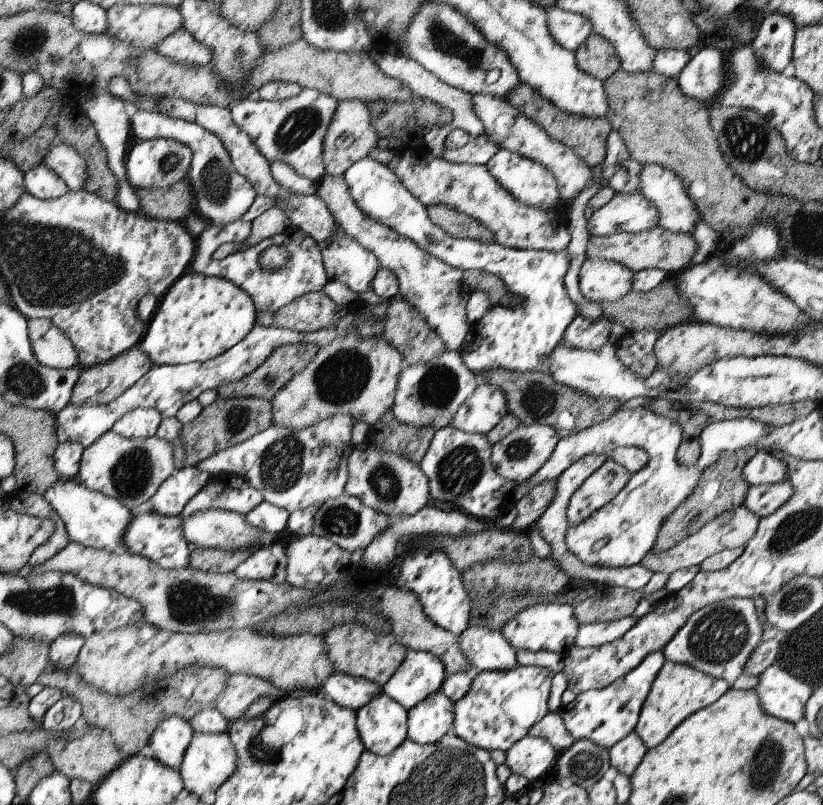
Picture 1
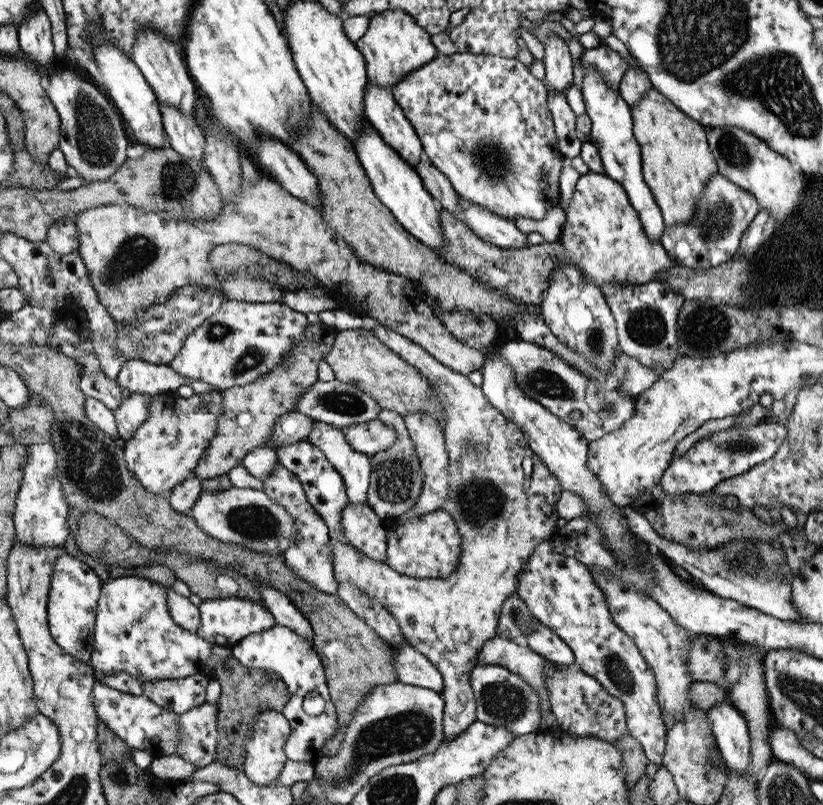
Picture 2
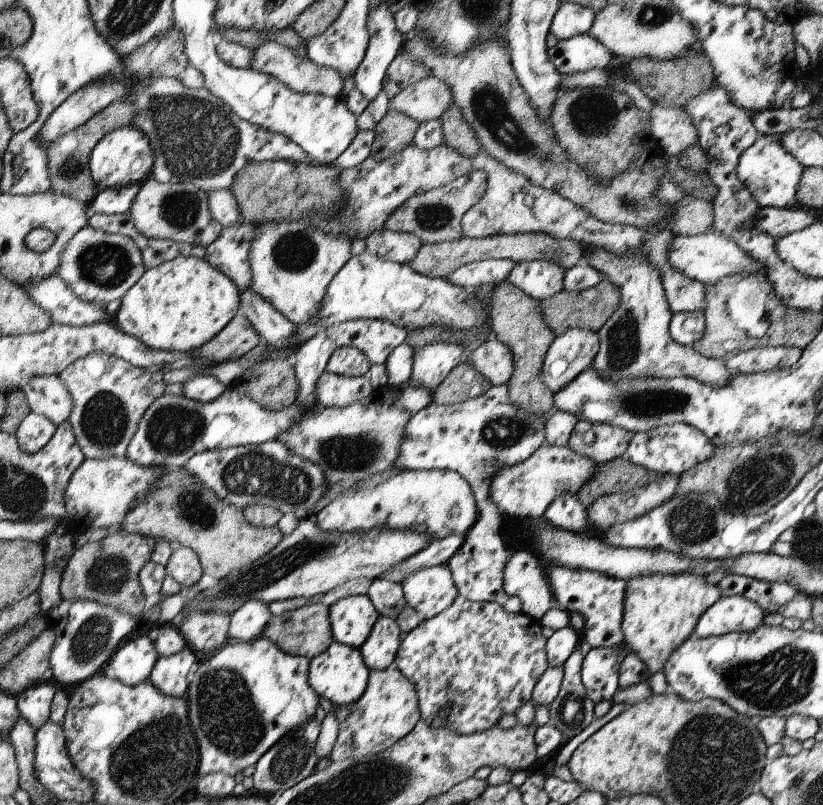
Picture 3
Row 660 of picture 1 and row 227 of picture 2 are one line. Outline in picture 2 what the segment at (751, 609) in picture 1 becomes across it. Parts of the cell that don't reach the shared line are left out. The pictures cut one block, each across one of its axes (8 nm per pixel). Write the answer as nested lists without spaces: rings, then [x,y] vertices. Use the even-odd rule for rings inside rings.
[[[720,173],[713,174],[703,190],[692,220],[664,229],[659,242],[668,256],[686,268],[712,268],[733,258],[740,246],[743,232],[760,212],[753,194],[736,186]]]

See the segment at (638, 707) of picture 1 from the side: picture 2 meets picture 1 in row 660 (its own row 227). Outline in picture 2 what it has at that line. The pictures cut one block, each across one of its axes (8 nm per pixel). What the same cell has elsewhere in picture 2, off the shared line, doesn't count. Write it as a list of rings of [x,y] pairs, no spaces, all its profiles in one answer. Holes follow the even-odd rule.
[[[588,65],[583,73],[585,75],[581,93],[585,102],[585,113],[592,120],[591,132],[587,141],[596,146],[598,153],[600,153],[603,173],[608,178],[622,184],[622,188],[626,191],[630,201],[630,206],[638,213],[639,221],[642,223],[646,236],[653,242],[659,242],[665,224],[661,210],[654,200],[654,195],[643,177],[641,149],[633,135],[631,107],[626,104],[617,90],[603,81],[601,72],[592,65]]]

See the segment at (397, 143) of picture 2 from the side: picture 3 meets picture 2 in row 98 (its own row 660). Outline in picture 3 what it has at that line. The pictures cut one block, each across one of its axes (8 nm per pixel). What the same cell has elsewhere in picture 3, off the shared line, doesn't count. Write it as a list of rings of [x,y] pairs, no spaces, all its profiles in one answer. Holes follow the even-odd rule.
[[[379,615],[361,653],[371,671],[381,671],[393,665],[402,642],[400,627],[395,619]]]

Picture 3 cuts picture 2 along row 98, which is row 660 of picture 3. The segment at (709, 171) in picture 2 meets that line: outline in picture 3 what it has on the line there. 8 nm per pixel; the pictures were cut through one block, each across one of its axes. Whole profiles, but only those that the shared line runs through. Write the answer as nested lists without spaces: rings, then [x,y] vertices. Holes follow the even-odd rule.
[[[656,573],[626,582],[623,642],[646,665],[649,684],[650,676],[663,670],[675,649],[692,636],[698,620],[721,597],[721,592],[717,584],[708,584],[706,577],[690,573]]]

